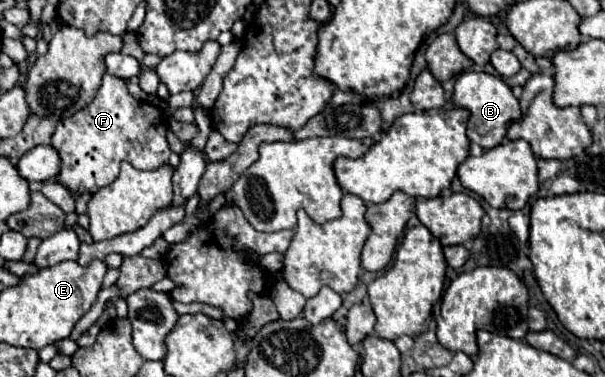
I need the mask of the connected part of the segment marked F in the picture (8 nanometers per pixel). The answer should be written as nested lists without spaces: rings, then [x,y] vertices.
[[[106,73],[94,101],[74,117],[56,125],[50,145],[58,151],[62,161],[58,183],[78,199],[84,193],[94,195],[98,189],[110,185],[118,177],[122,161],[128,161],[142,171],[158,169],[168,163],[172,153],[166,131],[168,117],[158,105],[136,101],[128,93],[124,79]]]

